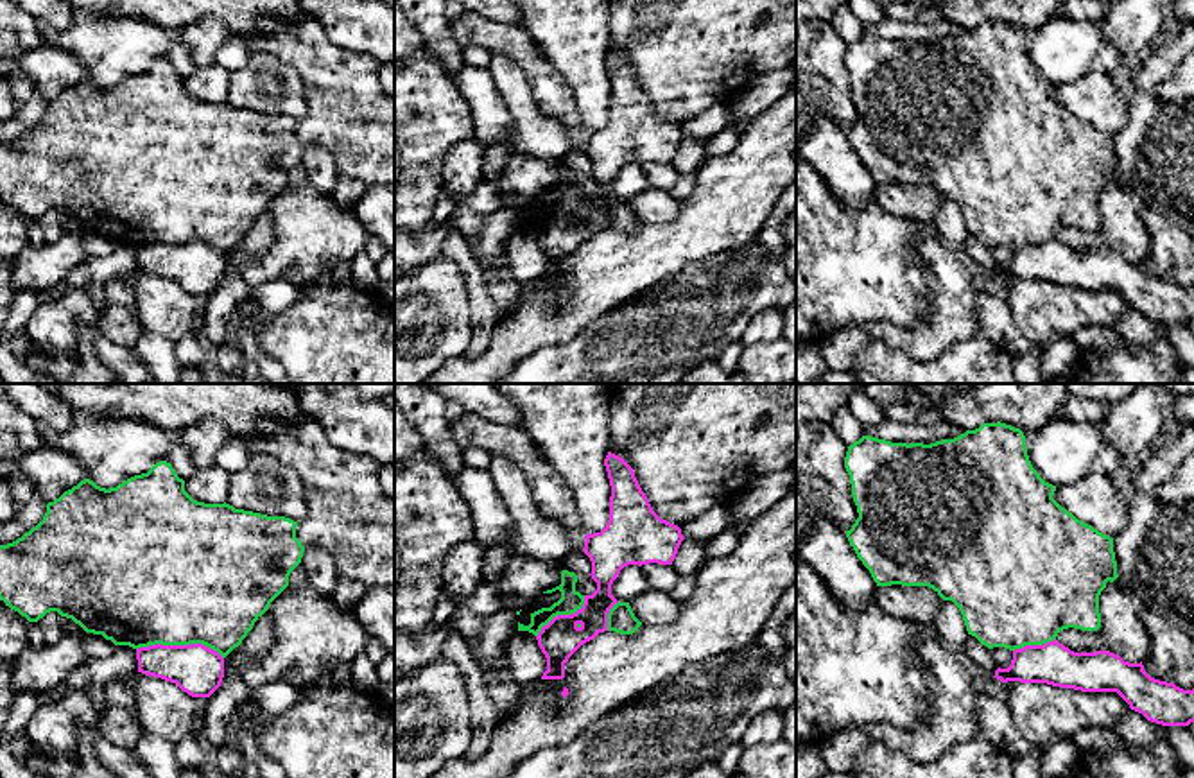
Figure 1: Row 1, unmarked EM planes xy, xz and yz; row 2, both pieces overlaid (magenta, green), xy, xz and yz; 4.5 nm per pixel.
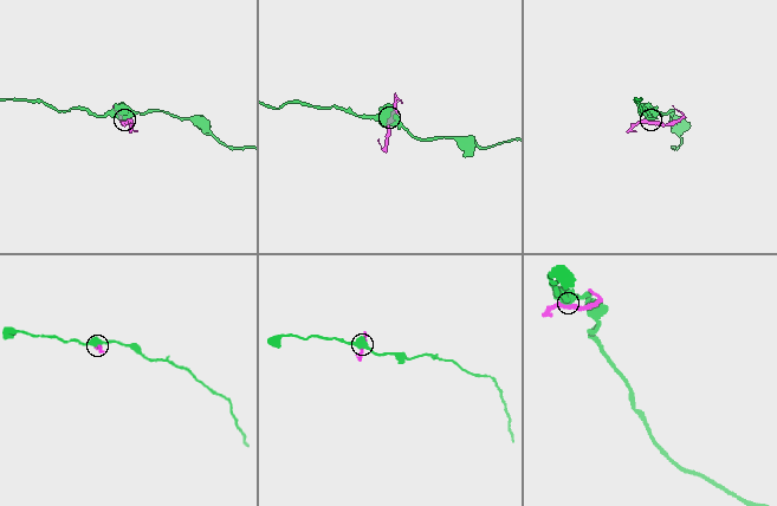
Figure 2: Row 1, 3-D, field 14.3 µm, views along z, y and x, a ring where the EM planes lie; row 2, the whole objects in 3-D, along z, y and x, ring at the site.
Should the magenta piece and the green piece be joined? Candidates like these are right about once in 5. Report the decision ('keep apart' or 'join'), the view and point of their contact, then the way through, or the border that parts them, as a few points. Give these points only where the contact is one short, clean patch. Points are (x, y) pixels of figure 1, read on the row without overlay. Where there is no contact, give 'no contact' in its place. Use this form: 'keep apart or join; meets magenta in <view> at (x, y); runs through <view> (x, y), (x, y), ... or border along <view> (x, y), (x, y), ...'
keep apart; meets magenta in xy at (180, 244); border along xy (137, 246), (151, 242), (205, 242), (223, 257)

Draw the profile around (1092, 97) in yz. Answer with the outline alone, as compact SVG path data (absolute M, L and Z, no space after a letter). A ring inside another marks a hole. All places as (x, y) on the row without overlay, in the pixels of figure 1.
M1090 72L1056 86L1052 97L1077 118L1115 136L1129 122L1129 106L1120 97L1112 75Z

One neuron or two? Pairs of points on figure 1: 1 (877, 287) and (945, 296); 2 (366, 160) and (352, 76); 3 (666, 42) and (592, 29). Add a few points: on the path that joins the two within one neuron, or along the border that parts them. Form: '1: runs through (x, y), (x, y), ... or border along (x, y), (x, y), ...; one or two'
1: border along (913, 255), (929, 289), (931, 314), (904, 328); two
2: runs through (366, 138), (366, 131), (352, 106), (352, 97); one
3: border along (608, 18), (610, 49); two

